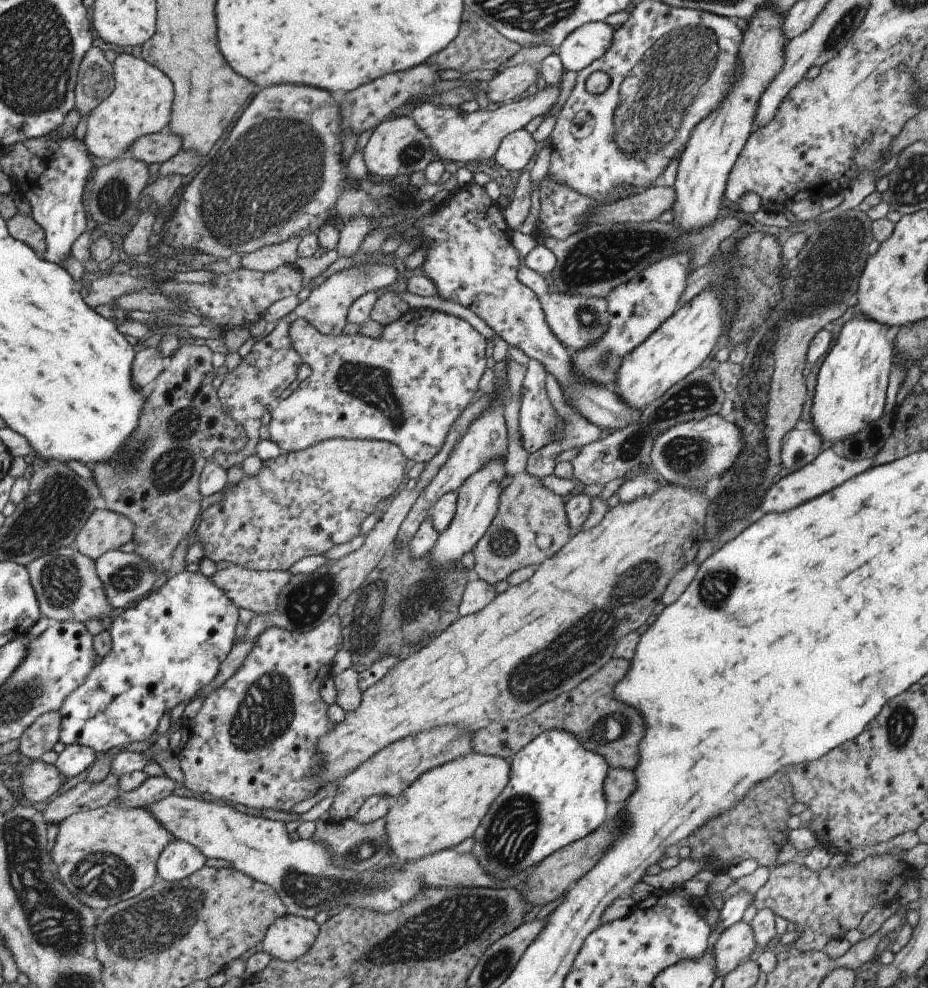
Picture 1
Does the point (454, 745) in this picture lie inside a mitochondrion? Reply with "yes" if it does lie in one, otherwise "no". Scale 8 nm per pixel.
yes

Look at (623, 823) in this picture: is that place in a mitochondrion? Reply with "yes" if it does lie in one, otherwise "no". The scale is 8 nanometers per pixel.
no

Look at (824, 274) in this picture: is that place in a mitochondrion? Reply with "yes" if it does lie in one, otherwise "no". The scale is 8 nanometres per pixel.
yes

